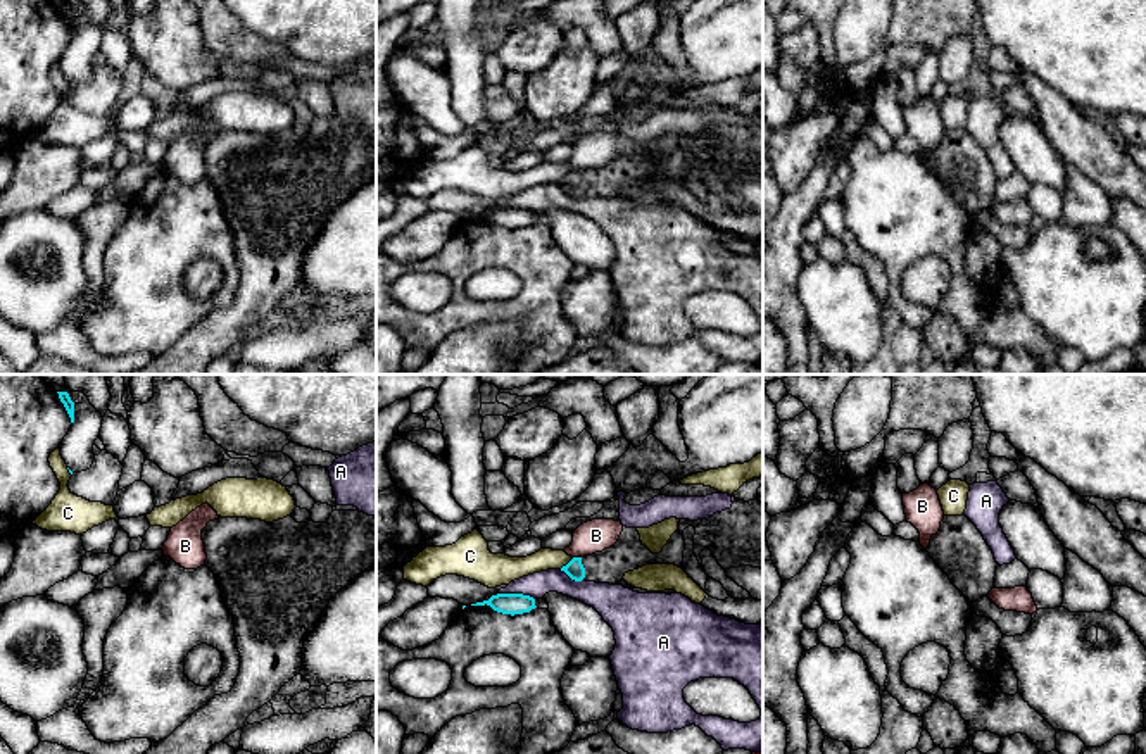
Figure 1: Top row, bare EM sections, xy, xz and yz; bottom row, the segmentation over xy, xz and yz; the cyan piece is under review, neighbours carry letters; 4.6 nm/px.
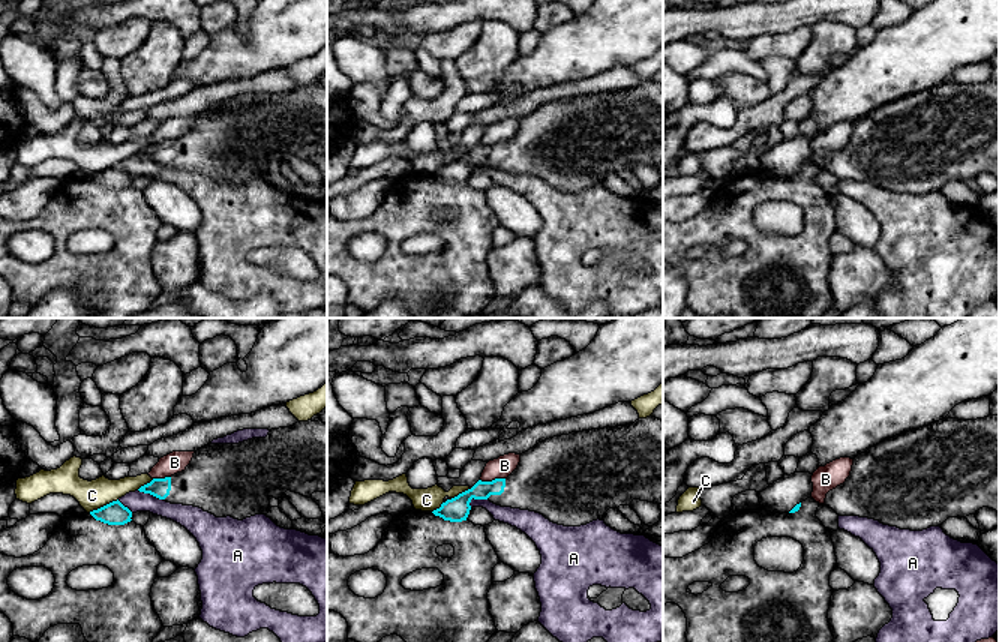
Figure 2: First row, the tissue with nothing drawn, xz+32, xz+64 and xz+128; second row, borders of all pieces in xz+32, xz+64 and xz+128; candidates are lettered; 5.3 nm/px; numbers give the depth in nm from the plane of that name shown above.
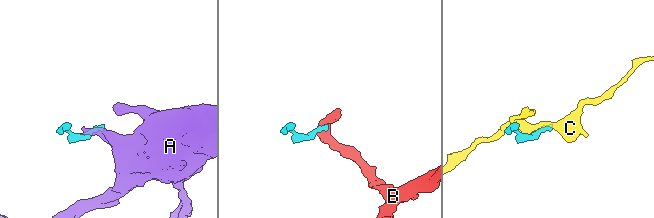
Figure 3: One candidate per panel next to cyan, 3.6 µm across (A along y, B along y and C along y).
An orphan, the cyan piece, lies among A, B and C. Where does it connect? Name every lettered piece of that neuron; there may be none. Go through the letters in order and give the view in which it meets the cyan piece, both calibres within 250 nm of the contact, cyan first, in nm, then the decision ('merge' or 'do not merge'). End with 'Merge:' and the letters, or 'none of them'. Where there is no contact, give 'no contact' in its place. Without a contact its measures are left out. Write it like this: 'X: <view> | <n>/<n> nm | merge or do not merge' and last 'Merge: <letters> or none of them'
A: xz | 100/120 nm | do not merge
B: xz | 90/150 nm | do not merge
C: xz | 90/110 nm | do not merge
Merge: none of them

